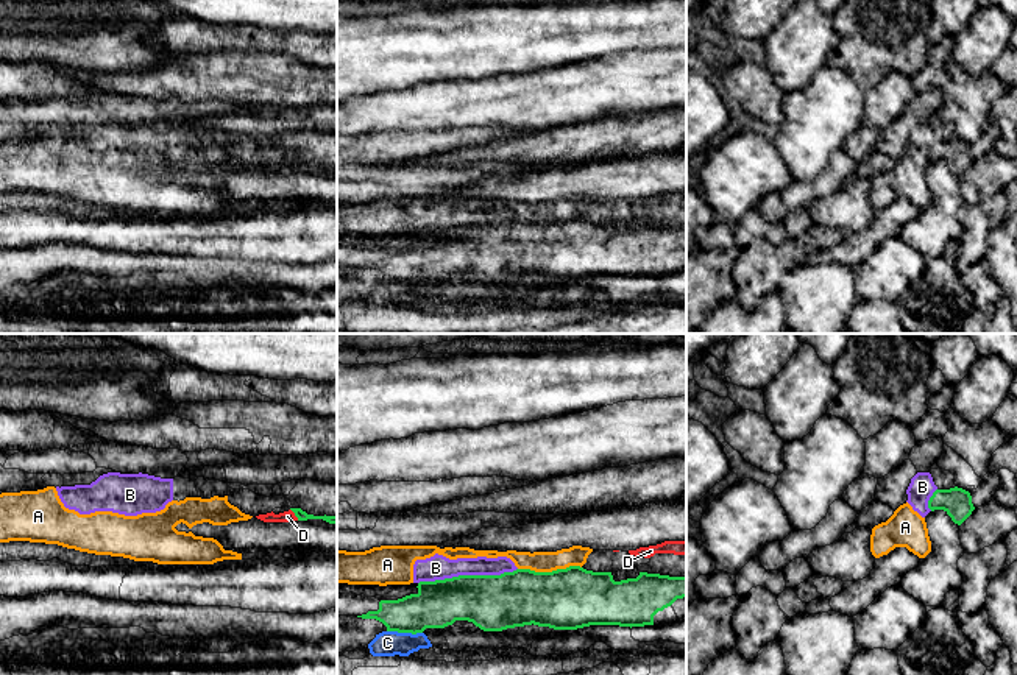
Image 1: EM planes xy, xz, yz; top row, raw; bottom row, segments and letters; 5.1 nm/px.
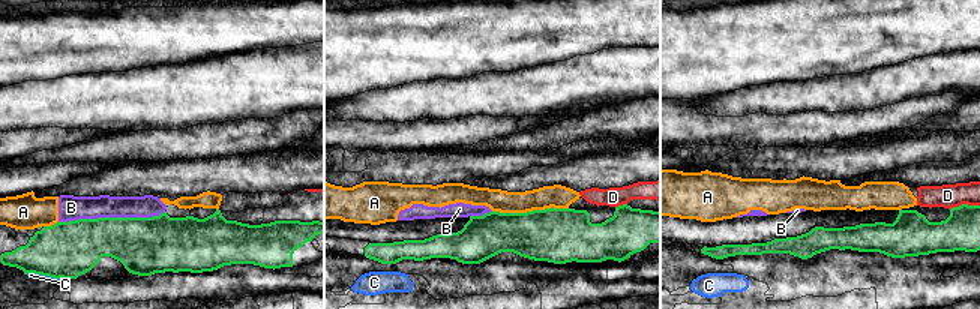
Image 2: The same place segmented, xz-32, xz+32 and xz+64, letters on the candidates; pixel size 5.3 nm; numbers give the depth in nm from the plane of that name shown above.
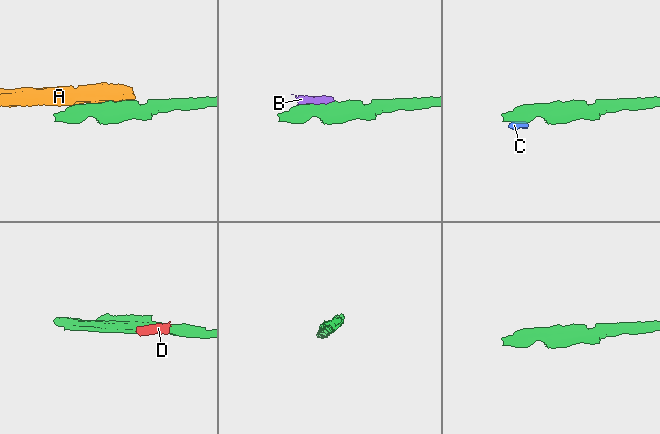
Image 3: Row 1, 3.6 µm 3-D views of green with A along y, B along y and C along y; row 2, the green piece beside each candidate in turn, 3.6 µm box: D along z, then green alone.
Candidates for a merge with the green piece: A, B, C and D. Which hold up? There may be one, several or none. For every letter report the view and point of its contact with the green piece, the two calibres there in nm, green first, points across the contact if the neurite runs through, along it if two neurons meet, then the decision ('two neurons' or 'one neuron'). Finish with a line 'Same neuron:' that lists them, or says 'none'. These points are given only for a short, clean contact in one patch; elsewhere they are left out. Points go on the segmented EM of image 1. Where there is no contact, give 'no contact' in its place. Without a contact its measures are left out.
A: xz (549, 572) | 320/110 nm | along xz (581, 566), (551, 571), (518, 569) | two neurons
B: xz (467, 576) | 280/130 nm | along xz (517, 568), (499, 574), (459, 574), (418, 583) | two neurons
C: xz (404, 632) | 240/130 nm | along xz (387, 630), (421, 633) | two neurons
D: xy (295, 515) | 50/60 nm | along xy (290, 508), (298, 519) | two neurons
Same neuron: none

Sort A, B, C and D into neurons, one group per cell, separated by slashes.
A B D / C

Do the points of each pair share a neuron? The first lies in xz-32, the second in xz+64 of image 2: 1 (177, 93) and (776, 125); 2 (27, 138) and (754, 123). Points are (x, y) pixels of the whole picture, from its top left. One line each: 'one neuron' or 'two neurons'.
1: two neurons
2: one neuron

